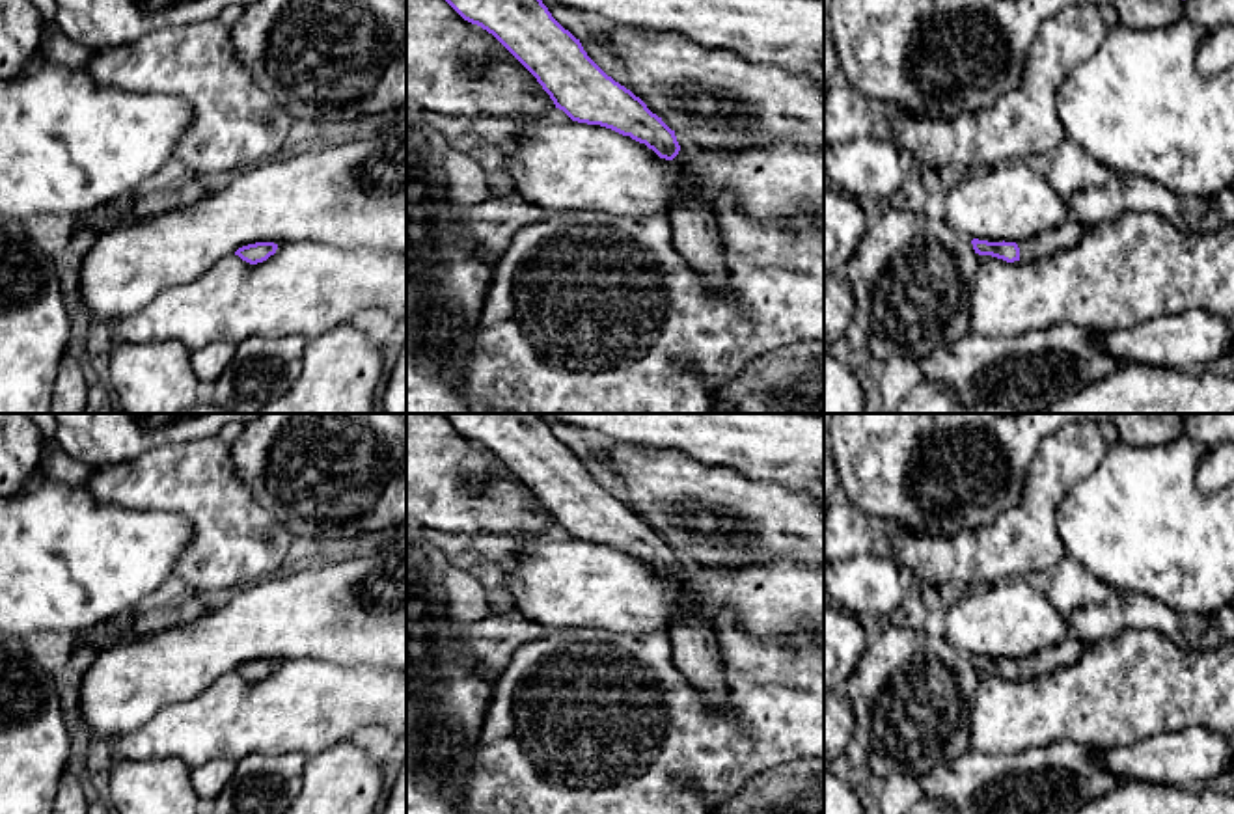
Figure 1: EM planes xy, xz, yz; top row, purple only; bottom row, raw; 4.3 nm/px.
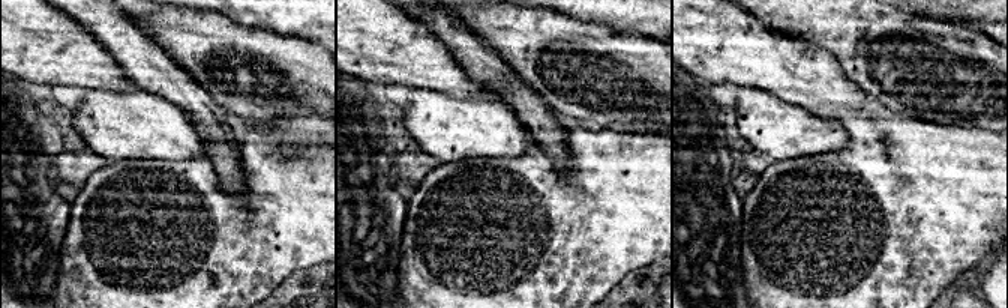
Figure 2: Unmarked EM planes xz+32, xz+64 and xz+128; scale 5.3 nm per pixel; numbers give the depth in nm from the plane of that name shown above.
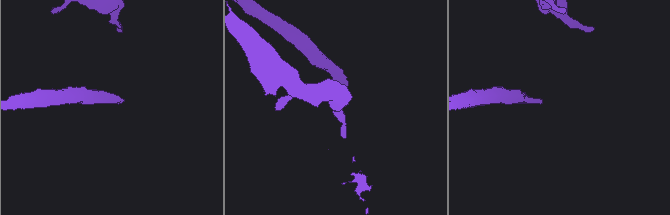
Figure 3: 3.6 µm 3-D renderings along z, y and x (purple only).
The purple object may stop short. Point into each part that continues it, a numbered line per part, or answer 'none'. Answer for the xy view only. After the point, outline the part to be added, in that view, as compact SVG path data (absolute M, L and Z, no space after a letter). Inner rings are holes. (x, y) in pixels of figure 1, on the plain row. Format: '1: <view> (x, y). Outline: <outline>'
none

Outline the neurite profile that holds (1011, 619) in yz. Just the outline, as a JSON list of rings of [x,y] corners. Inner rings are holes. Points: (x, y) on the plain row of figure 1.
[[[1023,579],[954,594],[945,611],[947,641],[988,659],[1021,659],[1070,635],[1066,615]]]

